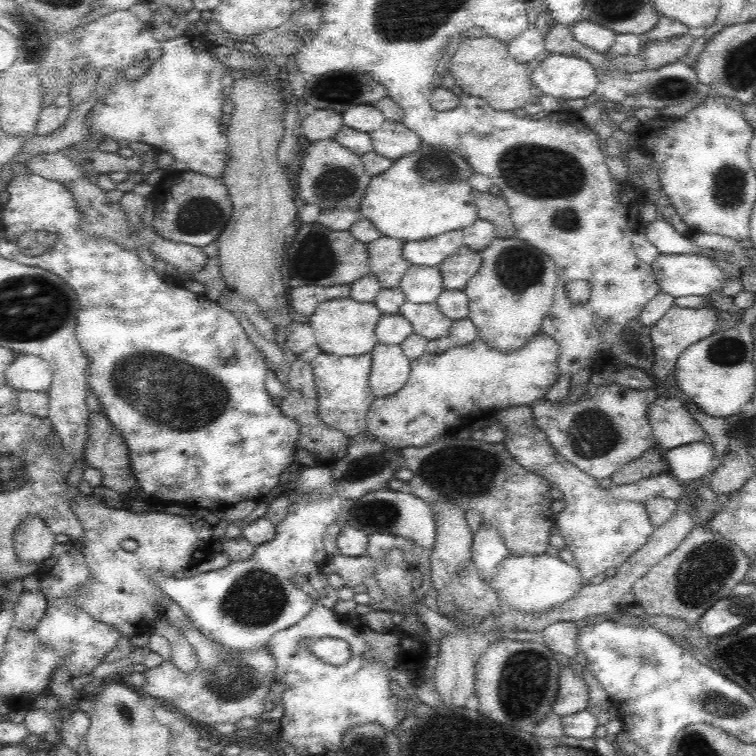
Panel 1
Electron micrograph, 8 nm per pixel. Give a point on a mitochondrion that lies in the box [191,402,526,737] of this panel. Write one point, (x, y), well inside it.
(258, 599)

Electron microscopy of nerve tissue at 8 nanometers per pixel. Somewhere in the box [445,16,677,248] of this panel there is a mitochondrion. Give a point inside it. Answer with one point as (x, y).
(535, 171)

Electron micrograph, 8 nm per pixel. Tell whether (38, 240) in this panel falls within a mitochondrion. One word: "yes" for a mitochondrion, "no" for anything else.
yes

